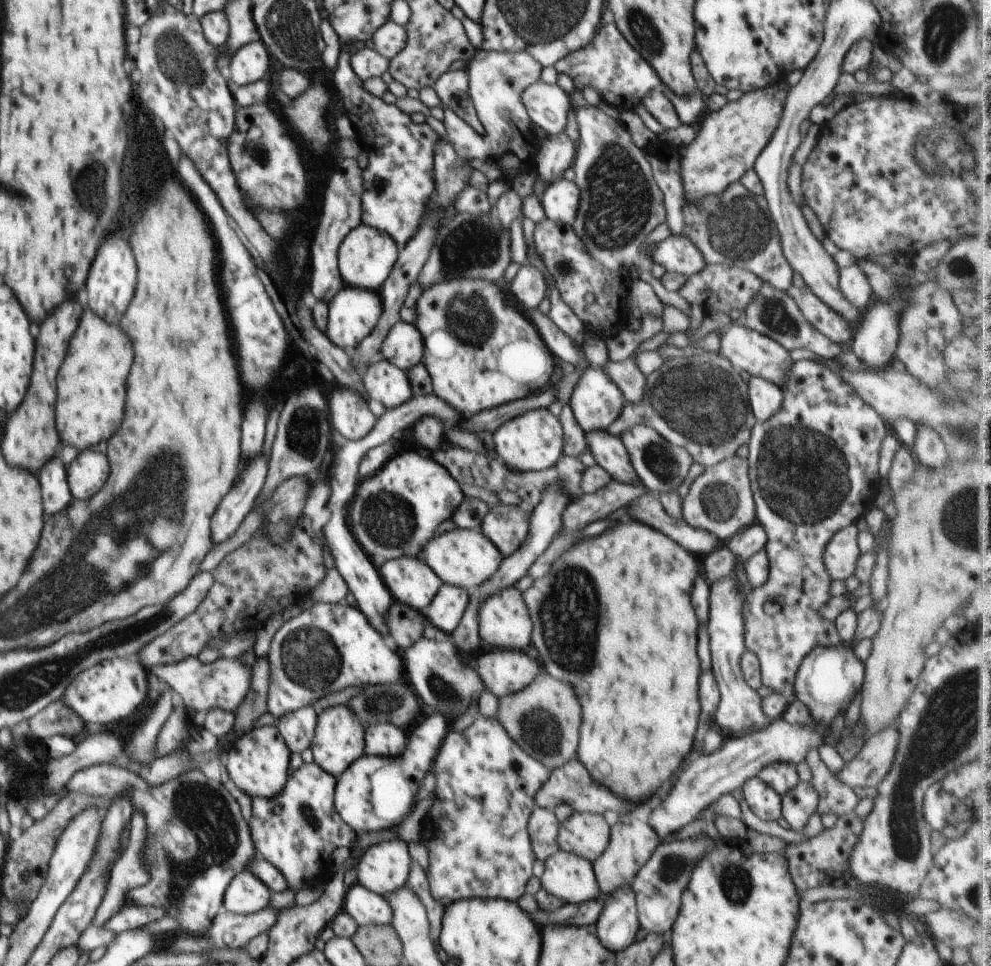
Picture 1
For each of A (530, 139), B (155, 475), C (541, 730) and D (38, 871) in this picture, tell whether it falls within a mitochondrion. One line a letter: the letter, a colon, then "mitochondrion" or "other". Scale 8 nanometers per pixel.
A: other
B: mitochondrion
C: mitochondrion
D: other

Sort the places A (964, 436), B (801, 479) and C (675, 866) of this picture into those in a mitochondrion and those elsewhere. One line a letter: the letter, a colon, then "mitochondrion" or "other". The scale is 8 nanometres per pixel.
A: mitochondrion
B: mitochondrion
C: mitochondrion

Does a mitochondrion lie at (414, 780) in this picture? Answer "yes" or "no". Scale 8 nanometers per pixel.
no

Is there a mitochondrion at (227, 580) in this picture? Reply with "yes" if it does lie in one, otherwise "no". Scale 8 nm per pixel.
no

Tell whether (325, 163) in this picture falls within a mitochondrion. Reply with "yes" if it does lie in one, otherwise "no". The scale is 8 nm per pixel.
no

